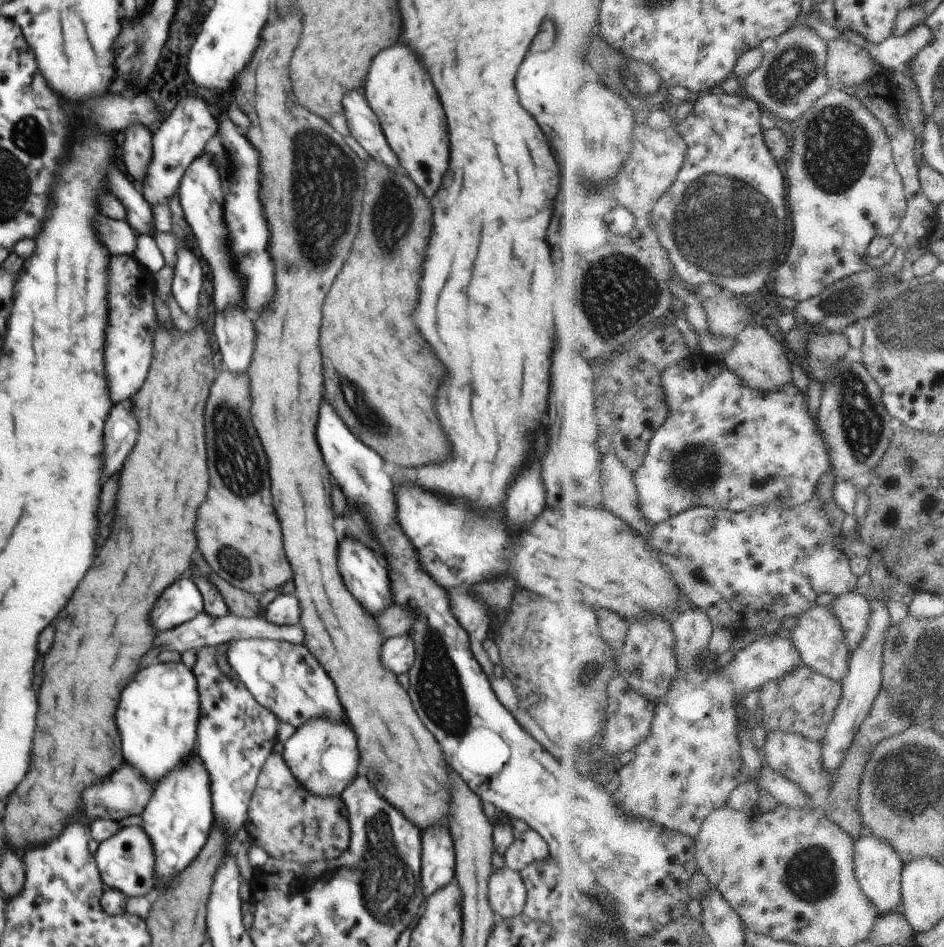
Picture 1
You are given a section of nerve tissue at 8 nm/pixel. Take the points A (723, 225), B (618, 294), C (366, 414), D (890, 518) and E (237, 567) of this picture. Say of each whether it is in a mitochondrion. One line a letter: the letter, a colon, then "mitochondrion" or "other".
A: mitochondrion
B: mitochondrion
C: mitochondrion
D: other
E: mitochondrion

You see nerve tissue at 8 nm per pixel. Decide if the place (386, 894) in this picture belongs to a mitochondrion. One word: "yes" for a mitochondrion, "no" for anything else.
yes

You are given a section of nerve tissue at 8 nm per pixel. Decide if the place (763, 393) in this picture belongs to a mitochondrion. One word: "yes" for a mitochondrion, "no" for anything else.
no

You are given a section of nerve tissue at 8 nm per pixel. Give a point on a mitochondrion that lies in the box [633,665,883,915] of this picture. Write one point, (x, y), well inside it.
(811, 876)

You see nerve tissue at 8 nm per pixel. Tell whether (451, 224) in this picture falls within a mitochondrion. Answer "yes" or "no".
no

